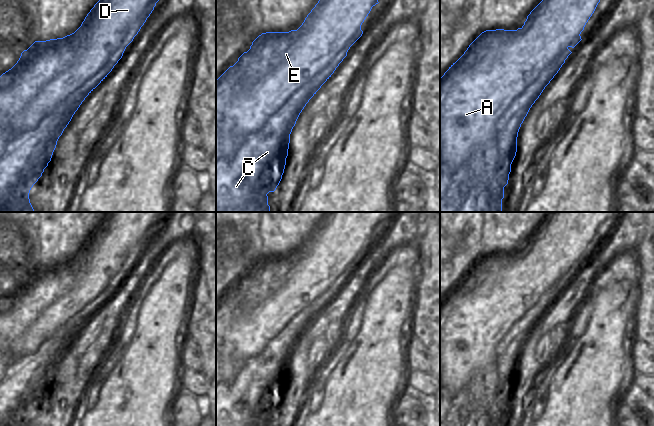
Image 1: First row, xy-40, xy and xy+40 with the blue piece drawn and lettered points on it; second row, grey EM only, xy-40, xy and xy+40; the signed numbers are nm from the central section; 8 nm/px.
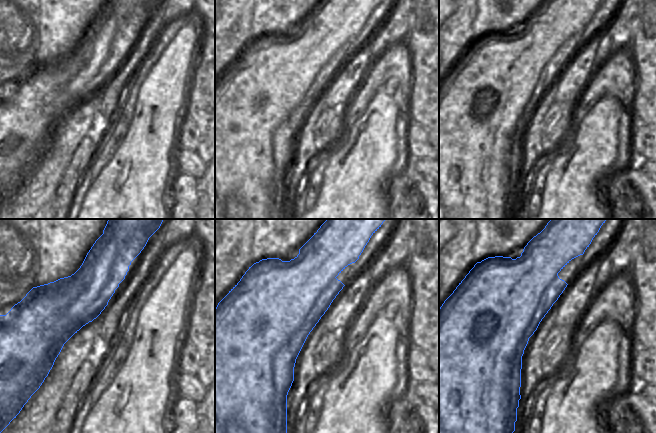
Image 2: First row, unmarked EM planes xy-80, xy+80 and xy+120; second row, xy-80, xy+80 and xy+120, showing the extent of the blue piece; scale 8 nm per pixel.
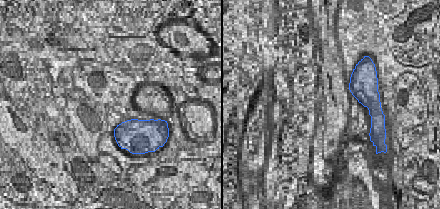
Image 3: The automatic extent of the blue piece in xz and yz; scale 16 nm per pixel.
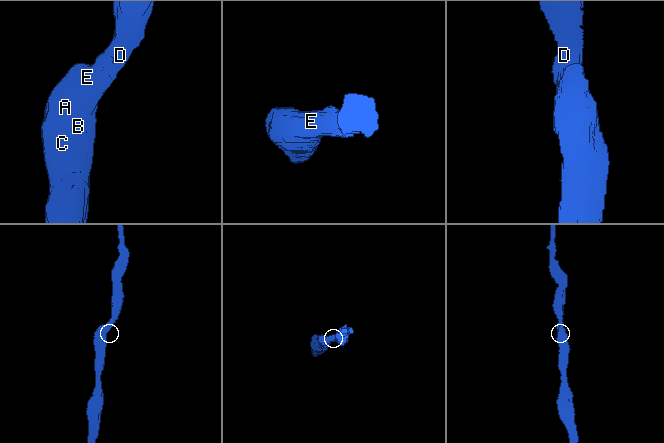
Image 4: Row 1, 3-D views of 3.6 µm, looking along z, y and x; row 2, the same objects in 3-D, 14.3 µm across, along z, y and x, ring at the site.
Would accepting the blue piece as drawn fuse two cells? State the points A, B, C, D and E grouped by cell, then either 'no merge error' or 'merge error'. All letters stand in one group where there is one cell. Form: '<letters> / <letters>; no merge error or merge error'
A B C D E; no merge error

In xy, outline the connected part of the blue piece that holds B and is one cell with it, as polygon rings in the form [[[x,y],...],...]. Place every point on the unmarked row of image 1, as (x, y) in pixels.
[[[328,212],[297,254],[289,256],[266,256],[259,259],[238,285],[216,304],[216,426],[268,426],[267,418],[274,416],[284,397],[290,367],[290,358],[296,345],[321,310],[331,301],[347,280],[350,271],[362,260],[361,249],[373,230],[383,219],[391,219],[395,212]]]

